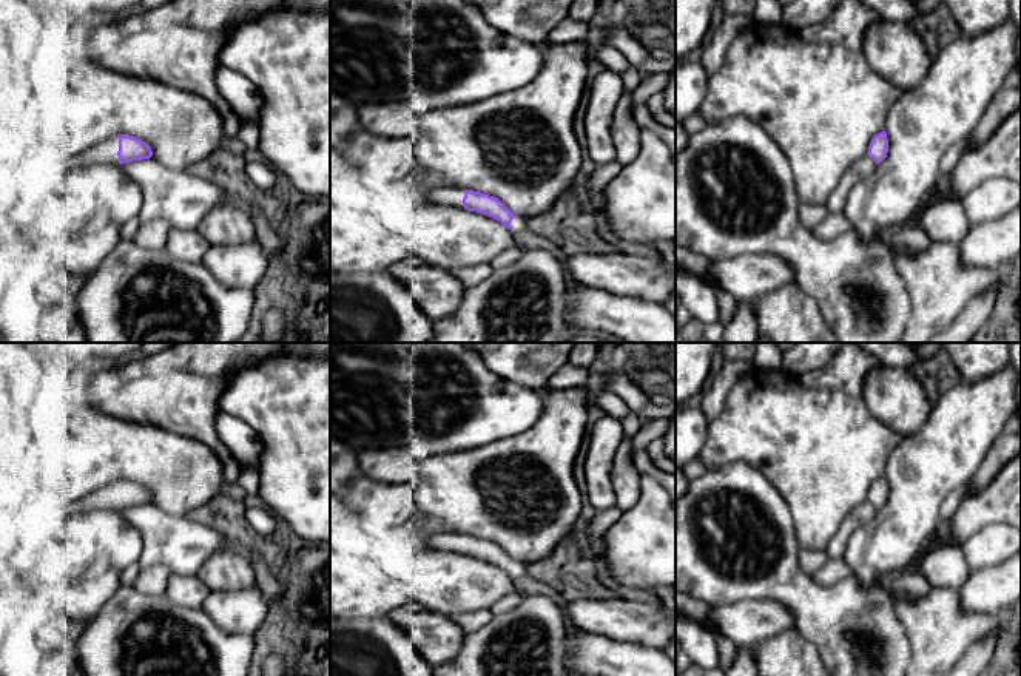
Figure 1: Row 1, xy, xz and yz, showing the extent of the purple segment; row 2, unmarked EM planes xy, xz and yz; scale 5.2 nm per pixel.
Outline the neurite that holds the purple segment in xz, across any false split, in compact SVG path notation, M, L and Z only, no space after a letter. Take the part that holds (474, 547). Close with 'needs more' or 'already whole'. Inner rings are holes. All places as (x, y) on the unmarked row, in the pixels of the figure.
M464 536L464 556L483 559L504 570L514 580L527 574L527 565L514 560L498 543L473 536Z; needs more

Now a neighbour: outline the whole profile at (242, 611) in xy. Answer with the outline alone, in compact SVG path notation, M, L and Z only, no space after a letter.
M254 585L244 590L210 591L200 607L227 633L253 636L268 613L268 605Z

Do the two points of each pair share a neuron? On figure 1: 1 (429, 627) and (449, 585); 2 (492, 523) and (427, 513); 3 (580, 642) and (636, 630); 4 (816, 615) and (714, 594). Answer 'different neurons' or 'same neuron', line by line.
1: different neurons
2: same neuron
3: different neurons
4: same neuron

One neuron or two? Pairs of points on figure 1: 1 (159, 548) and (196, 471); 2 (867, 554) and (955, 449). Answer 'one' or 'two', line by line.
1: two
2: one

